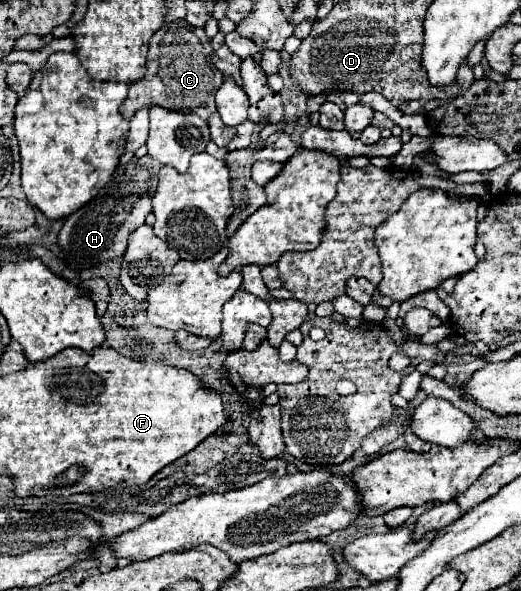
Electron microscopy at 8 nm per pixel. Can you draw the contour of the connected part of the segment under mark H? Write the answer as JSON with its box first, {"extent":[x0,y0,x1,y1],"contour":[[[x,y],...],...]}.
{"extent":[57,158,161,270],"contour":[[[133,158],[131,162],[127,164],[119,164],[113,172],[113,178],[105,184],[103,192],[99,192],[87,206],[83,206],[81,210],[77,210],[73,216],[69,216],[65,222],[63,222],[63,228],[57,236],[57,244],[59,244],[59,250],[63,254],[61,258],[61,264],[69,270],[83,270],[83,268],[93,268],[93,266],[99,266],[103,262],[109,262],[117,256],[123,256],[125,254],[125,248],[127,248],[127,238],[129,234],[139,228],[147,214],[151,212],[151,198],[157,190],[157,172],[161,166],[155,166],[151,168],[149,162],[153,162],[151,158]]]}

